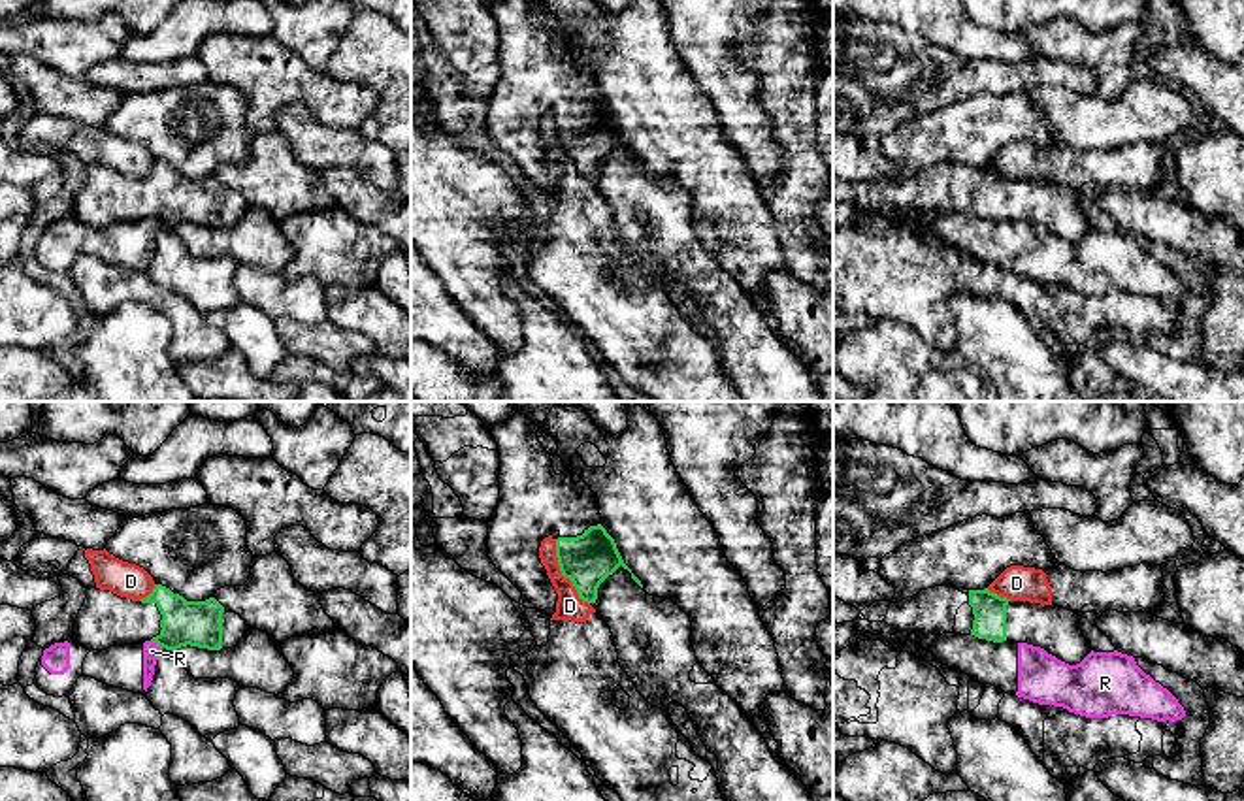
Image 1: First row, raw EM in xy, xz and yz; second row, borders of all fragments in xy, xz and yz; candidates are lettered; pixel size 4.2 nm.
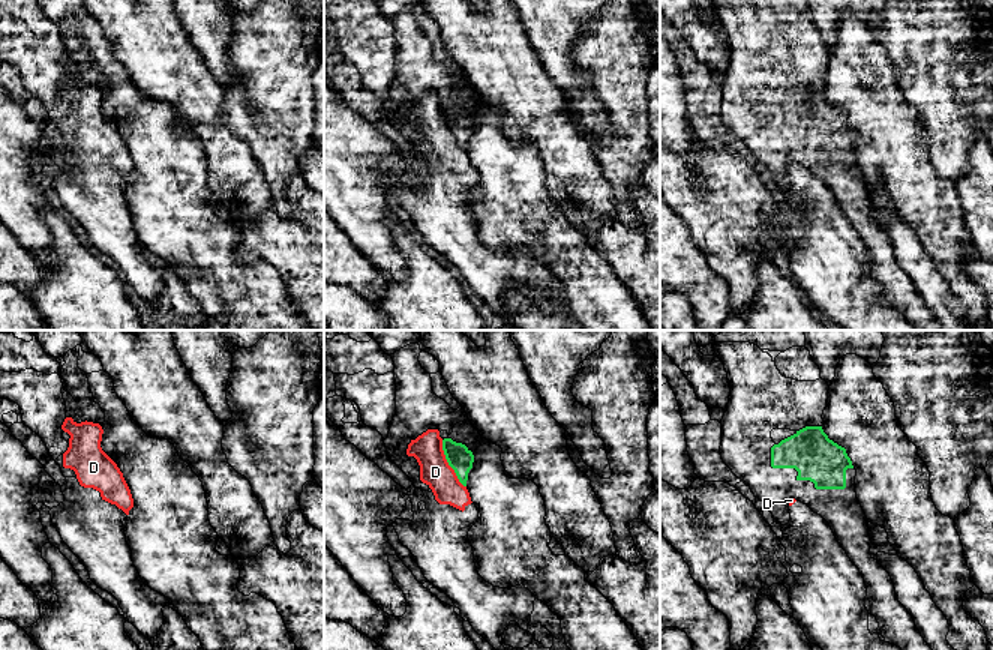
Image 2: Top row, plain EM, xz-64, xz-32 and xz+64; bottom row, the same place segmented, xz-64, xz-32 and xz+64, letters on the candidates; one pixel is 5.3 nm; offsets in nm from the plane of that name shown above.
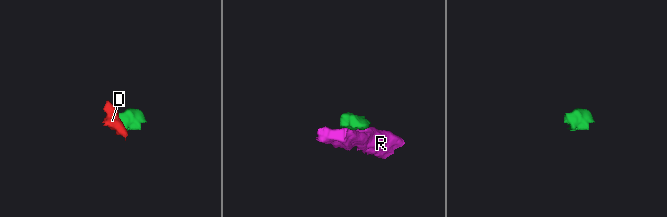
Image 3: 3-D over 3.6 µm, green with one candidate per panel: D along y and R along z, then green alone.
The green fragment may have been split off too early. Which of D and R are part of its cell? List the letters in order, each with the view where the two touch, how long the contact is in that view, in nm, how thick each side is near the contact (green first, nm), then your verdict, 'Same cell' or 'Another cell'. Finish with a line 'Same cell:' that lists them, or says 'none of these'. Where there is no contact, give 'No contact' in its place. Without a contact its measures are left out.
D: Touches green in xz. Shared border 320 nm. Thickness 220 nm (green) against 110 nm. Another cell
R: Touches green in xy. Shared border 70 nm. Thickness 190 nm (green) against 80 nm. Another cell
Same cell: none of these

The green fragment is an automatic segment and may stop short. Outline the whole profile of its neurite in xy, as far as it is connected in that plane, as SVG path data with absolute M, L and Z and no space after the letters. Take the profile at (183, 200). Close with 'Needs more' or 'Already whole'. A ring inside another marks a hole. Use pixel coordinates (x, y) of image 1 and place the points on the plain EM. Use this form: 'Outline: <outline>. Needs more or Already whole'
Outline: M162 162L132 179L109 168L87 168L74 202L74 217L89 228L153 219L175 230L181 224L232 226L245 213L245 198L215 175L187 179Z. Needs more

